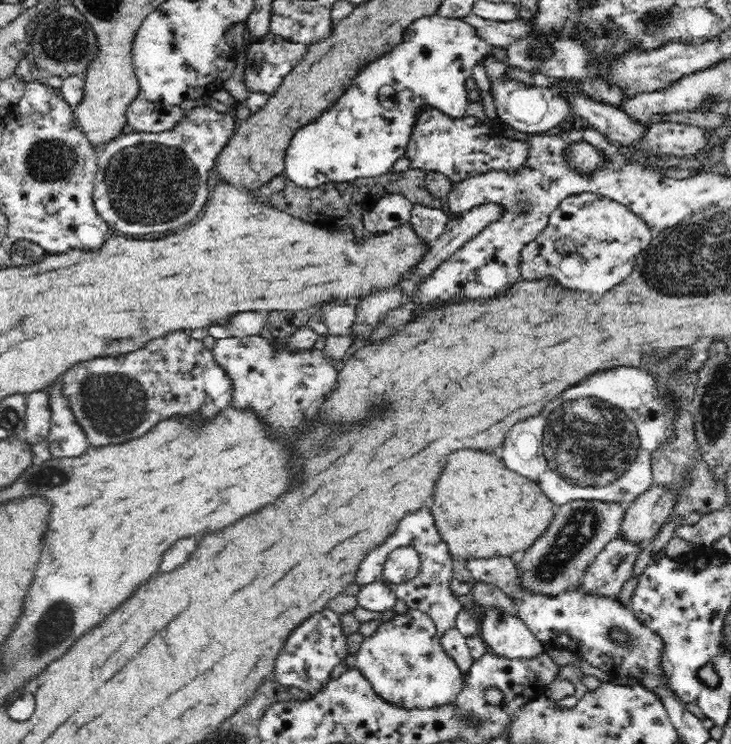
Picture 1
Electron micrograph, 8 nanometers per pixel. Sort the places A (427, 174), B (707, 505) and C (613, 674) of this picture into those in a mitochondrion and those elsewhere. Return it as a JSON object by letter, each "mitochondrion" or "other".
{"A":"other","B":"other","C":"other"}

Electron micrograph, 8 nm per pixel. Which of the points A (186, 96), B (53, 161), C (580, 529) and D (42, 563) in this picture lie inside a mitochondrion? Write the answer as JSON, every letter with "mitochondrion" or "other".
{"A":"other","B":"mitochondrion","C":"mitochondrion","D":"other"}

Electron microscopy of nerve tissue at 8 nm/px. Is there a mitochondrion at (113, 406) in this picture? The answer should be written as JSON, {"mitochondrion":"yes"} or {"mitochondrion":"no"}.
{"mitochondrion":"yes"}

